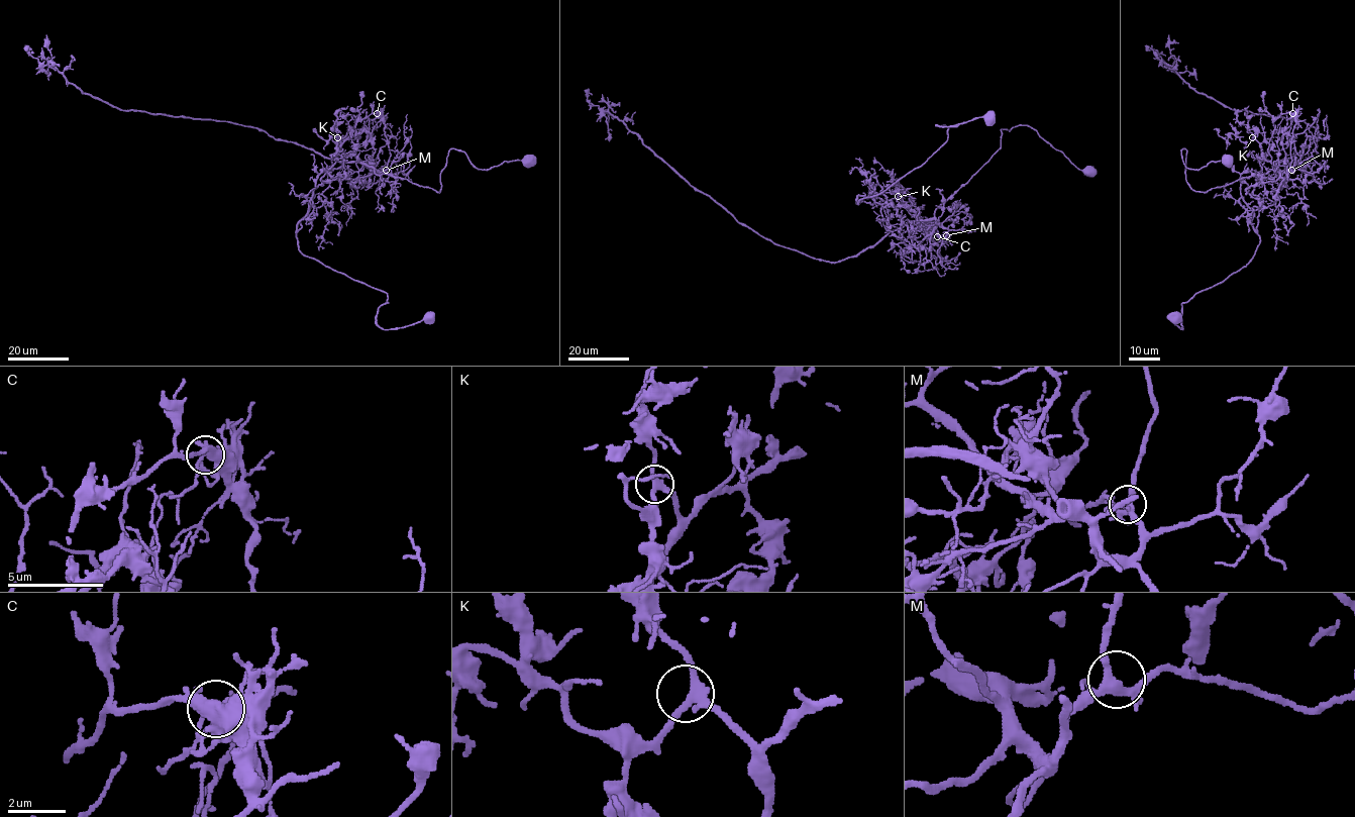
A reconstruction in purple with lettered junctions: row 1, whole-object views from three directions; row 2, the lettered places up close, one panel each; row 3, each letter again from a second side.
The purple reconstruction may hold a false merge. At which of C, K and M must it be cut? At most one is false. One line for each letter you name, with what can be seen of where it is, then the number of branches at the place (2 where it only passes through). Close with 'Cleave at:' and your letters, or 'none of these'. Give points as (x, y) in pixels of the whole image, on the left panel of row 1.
C: place (377, 113); branches 5
Cleave at: C

